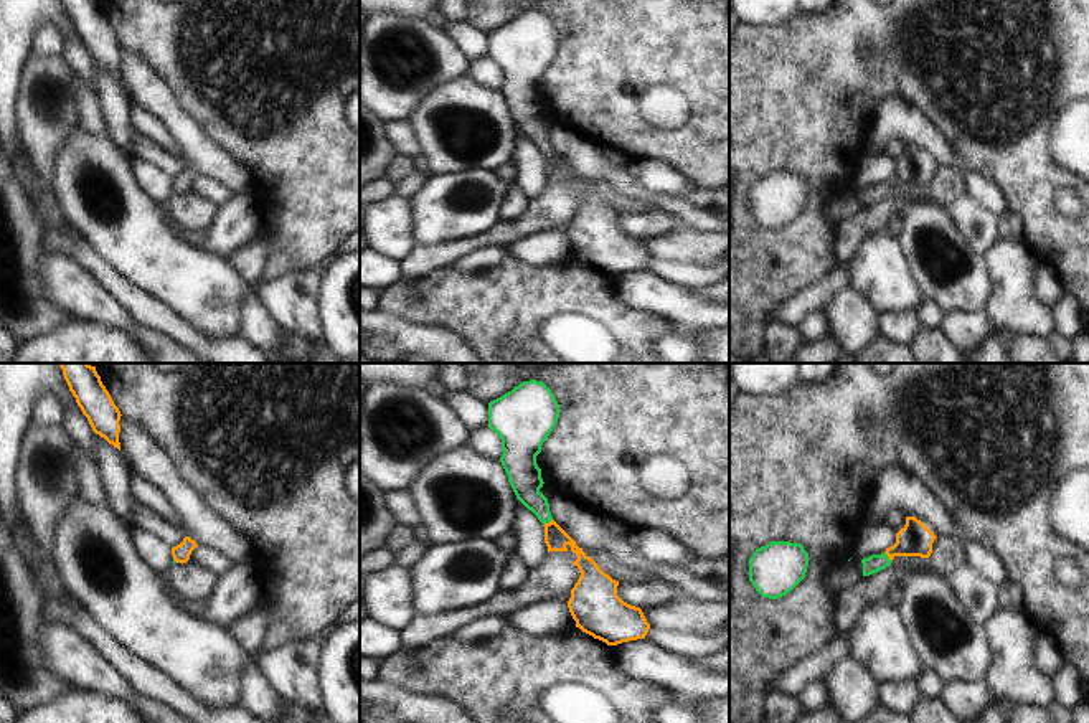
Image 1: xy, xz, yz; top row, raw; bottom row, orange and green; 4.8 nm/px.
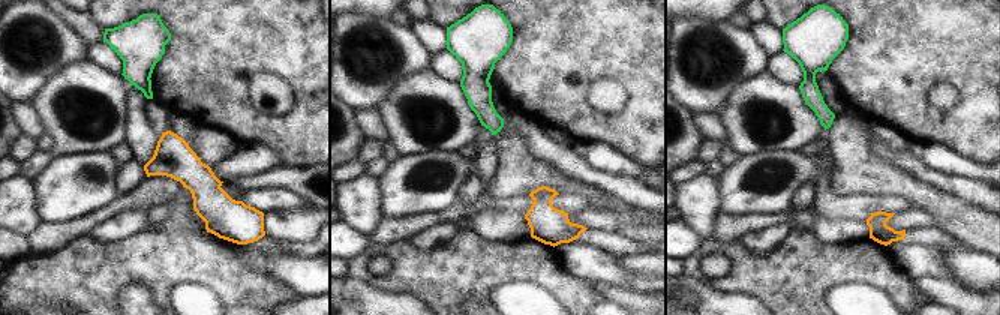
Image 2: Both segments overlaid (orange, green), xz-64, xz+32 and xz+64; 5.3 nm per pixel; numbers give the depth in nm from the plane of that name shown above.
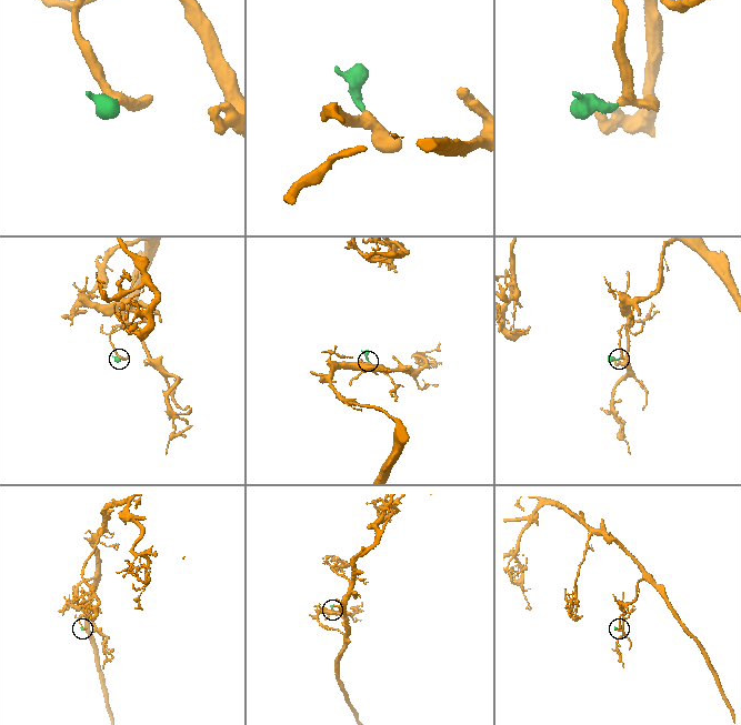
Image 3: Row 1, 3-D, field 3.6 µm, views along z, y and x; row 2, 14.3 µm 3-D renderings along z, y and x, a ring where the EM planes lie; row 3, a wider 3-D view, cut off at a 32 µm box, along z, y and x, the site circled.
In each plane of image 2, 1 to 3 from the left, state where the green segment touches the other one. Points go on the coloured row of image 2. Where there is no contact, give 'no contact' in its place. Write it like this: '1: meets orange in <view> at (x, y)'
1: no contact
2: no contact
3: no contact

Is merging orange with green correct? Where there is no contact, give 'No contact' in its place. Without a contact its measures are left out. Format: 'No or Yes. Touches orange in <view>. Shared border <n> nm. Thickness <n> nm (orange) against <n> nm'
Yes. Touches orange in xz. Shared border 60 nm. Thickness 110 nm (orange) against 160 nm.

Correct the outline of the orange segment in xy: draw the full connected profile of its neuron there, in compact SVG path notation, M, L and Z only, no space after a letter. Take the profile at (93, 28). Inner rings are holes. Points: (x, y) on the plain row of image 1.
M63 0L69 21L92 61L120 81L120 41L96 0Z

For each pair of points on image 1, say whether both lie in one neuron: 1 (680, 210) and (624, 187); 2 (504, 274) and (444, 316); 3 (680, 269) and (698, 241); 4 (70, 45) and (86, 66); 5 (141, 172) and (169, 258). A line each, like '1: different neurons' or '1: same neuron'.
1: same neuron
2: same neuron
3: different neurons
4: same neuron
5: different neurons

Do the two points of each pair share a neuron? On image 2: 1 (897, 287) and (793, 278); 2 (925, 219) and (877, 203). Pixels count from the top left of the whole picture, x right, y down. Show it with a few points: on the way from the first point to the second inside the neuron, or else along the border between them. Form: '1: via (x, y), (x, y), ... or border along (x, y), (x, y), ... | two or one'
1: via (871, 269), (819, 269) | one
2: border along (913, 207), (895, 213) | two

